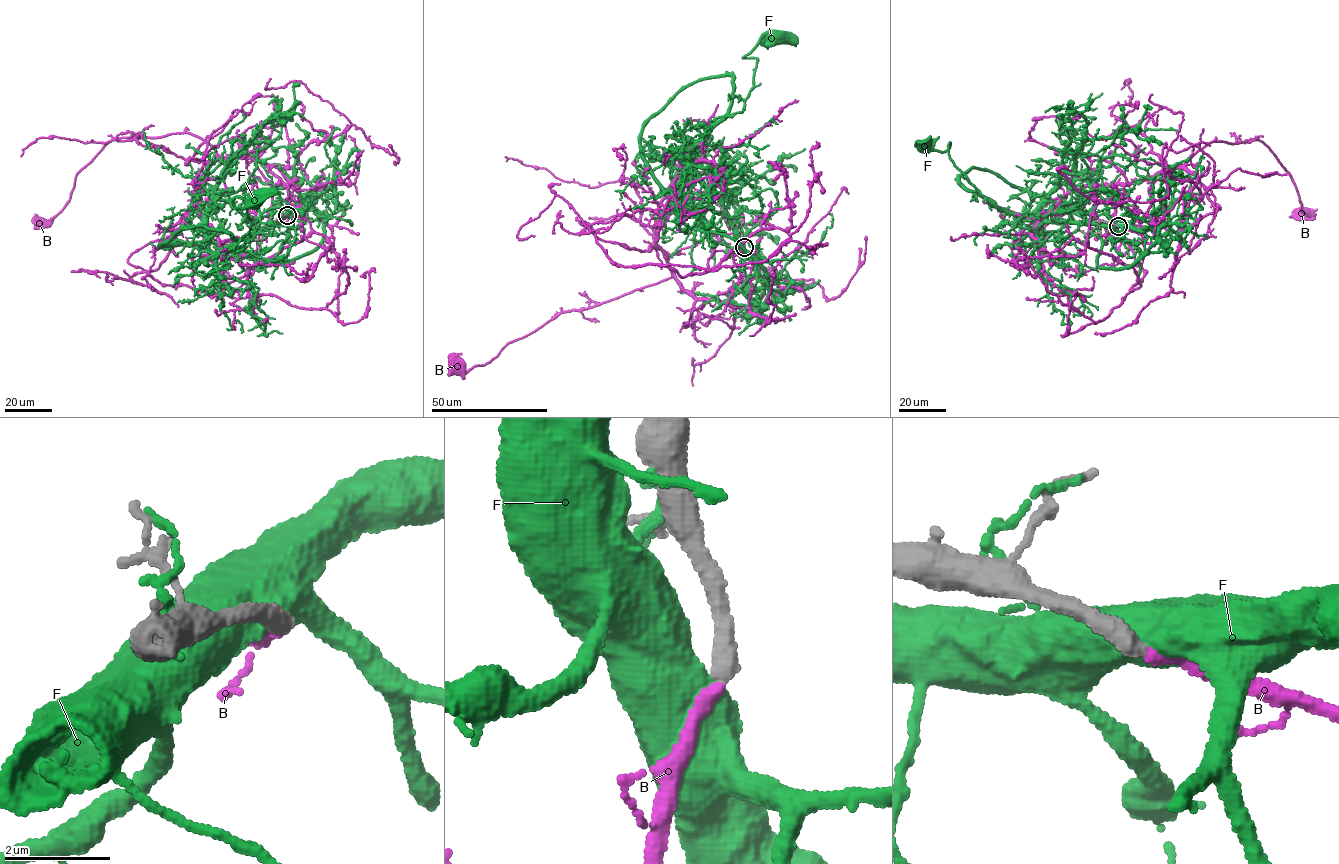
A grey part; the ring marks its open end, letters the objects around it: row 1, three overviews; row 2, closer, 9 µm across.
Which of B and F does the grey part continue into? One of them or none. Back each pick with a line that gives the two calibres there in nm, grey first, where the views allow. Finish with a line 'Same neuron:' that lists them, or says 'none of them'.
B: calibres 400 and 260 nm
Same neuron: B

